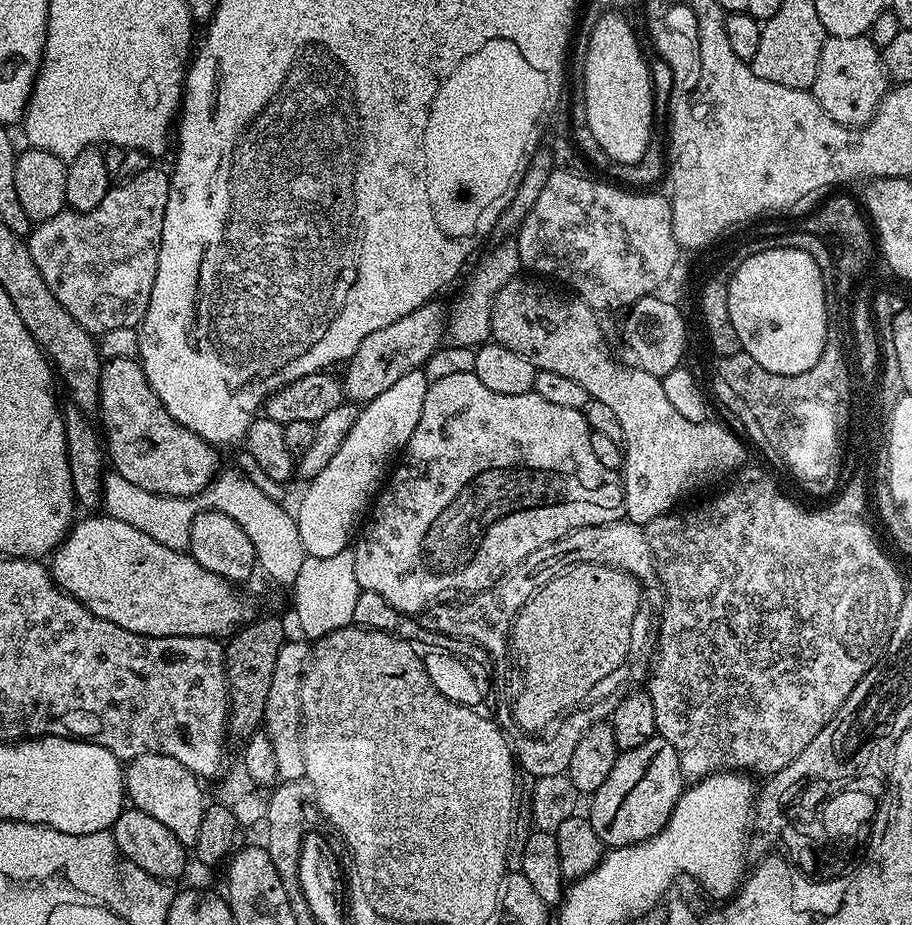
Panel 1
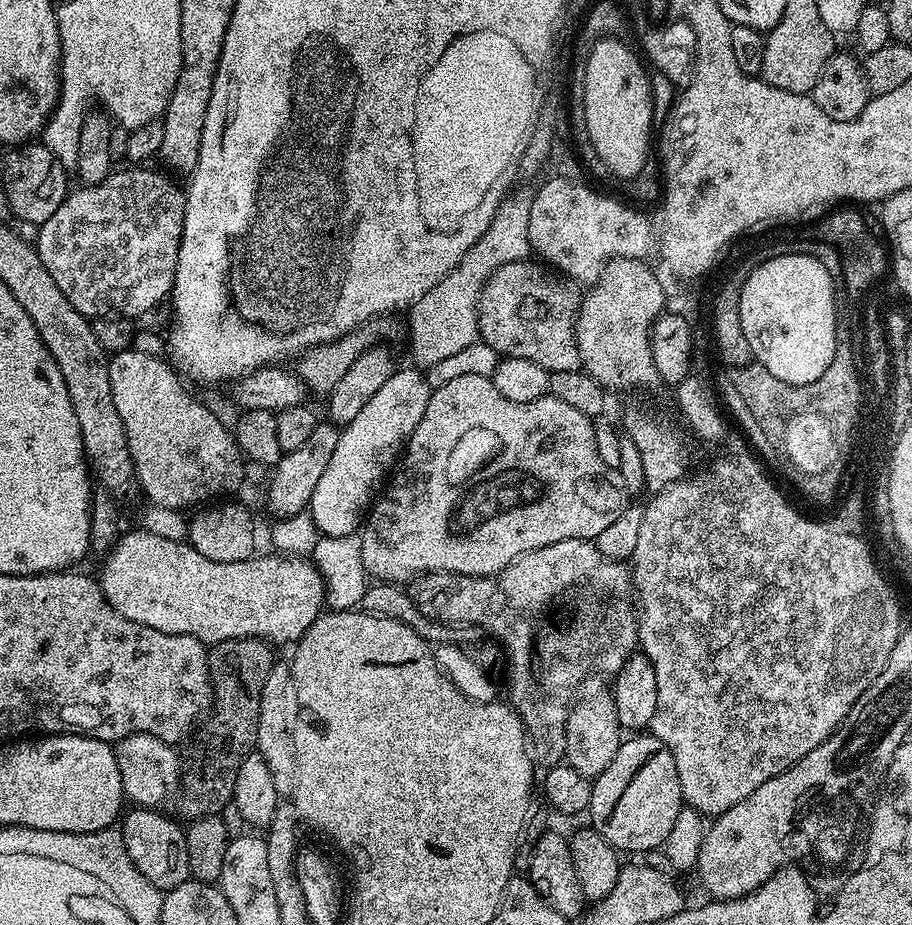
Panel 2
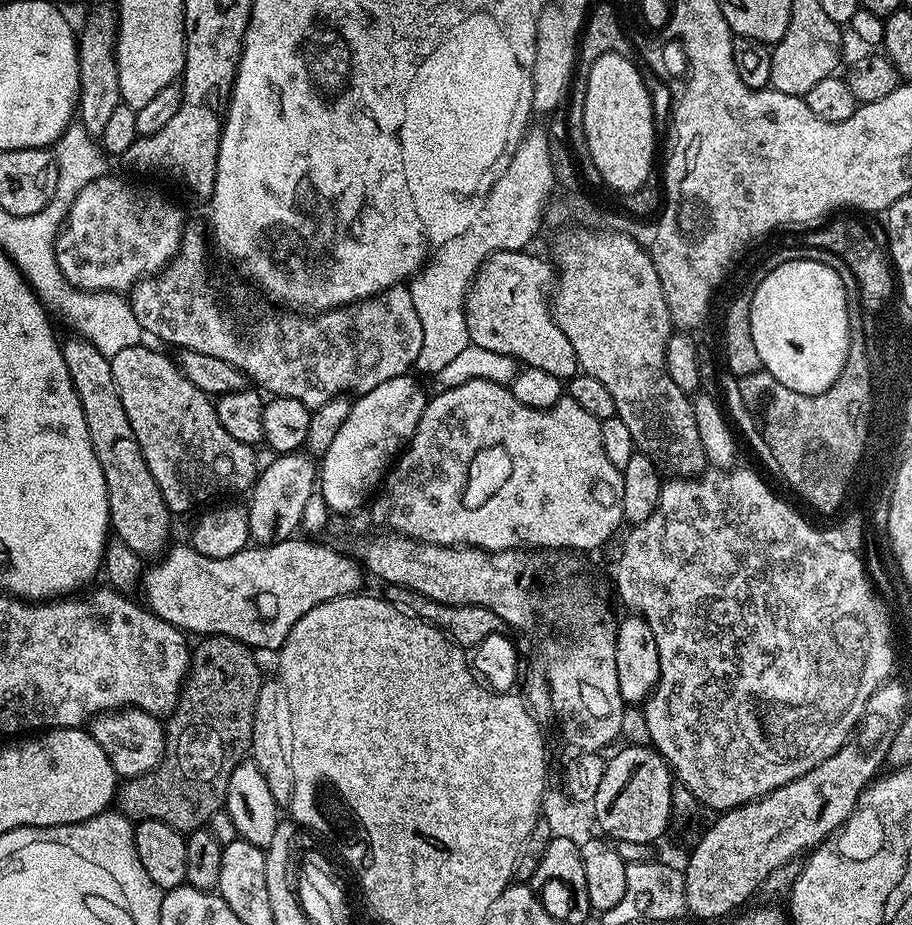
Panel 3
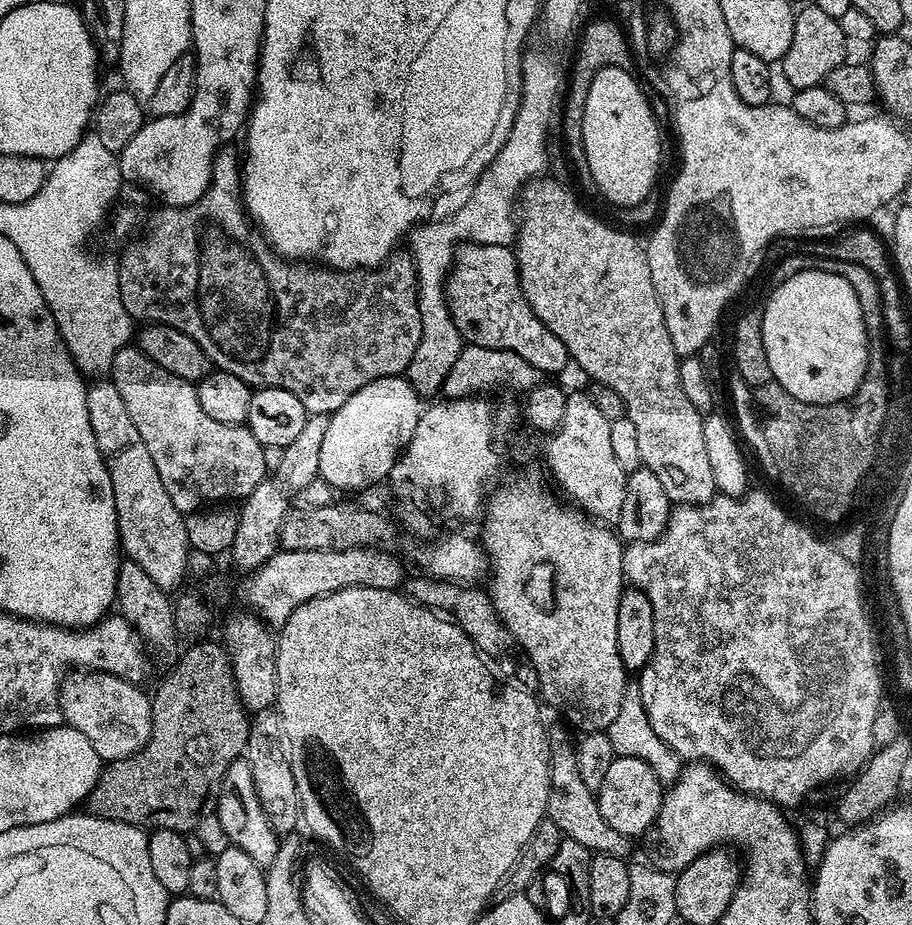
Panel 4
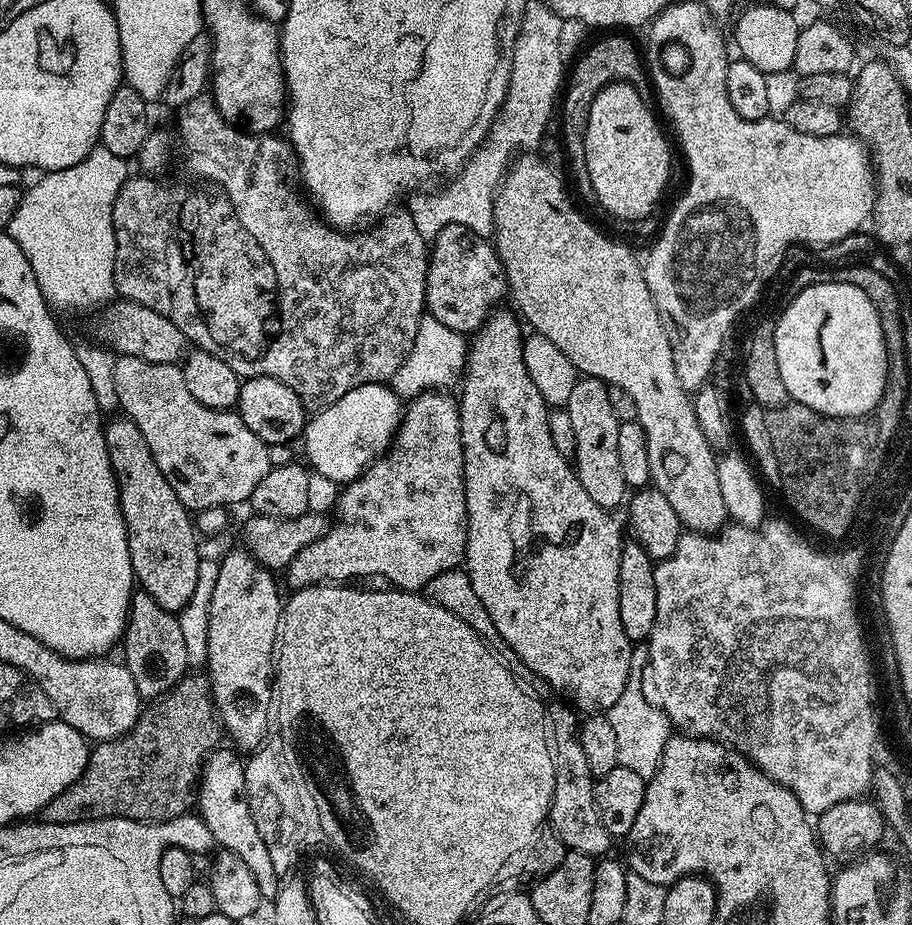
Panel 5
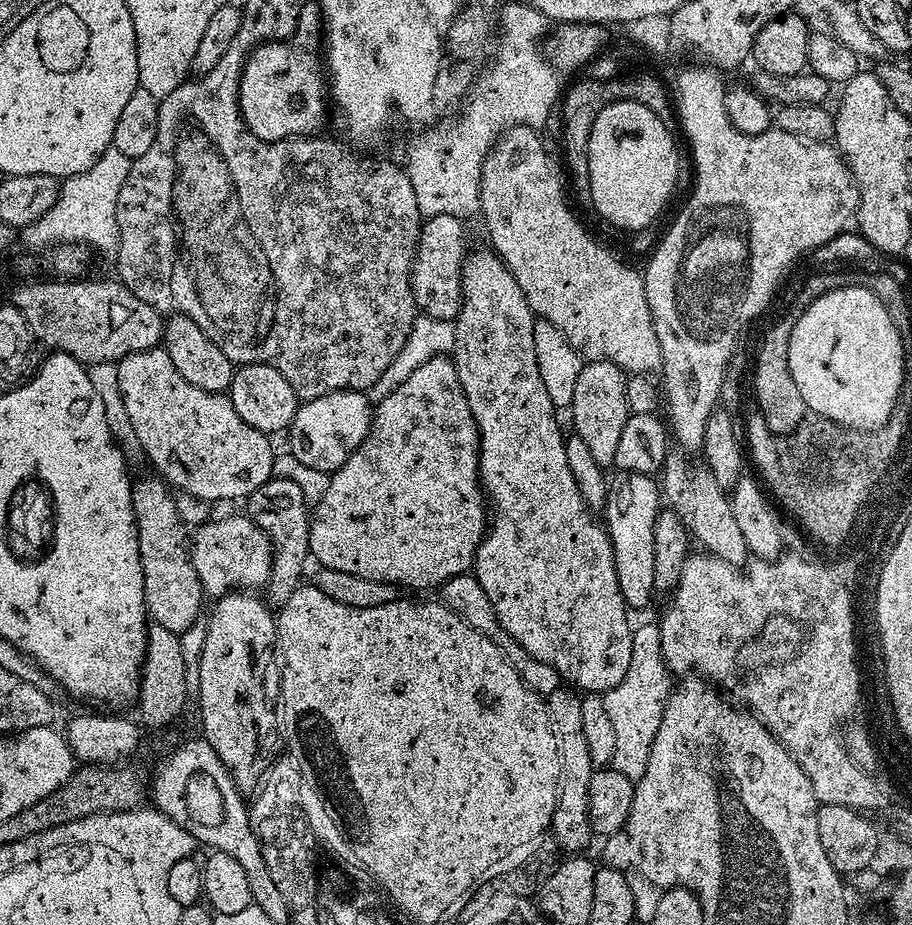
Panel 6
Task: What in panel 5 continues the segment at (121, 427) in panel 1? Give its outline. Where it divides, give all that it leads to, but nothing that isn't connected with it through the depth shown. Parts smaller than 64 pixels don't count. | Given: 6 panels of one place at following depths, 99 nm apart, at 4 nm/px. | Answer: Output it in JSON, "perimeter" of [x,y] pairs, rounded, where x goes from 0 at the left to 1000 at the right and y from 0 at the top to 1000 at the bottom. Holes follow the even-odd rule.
{"perimeter":[[[128,385],[125,422],[129,426],[130,444],[145,454],[151,465],[156,465],[156,474],[160,474],[160,482],[164,482],[164,491],[169,491],[173,508],[182,512],[182,521],[191,525],[191,534],[195,534],[203,549],[220,551],[263,545],[266,541],[269,544],[275,537],[279,525],[292,517],[296,505],[295,481],[286,478],[283,469],[279,469],[279,465],[274,465],[258,444],[235,443],[216,435],[208,422],[204,422],[204,409],[194,395],[160,391],[150,385]]]}

